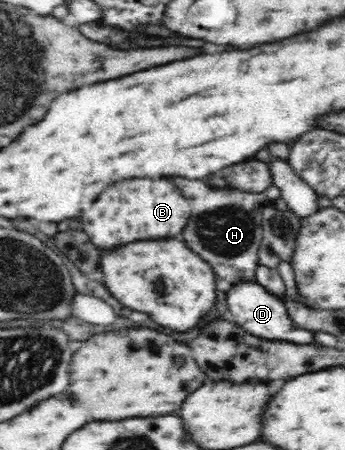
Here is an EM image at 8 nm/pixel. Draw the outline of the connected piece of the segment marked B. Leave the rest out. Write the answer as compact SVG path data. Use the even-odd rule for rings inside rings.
M136 178L132 182L116 182L106 190L82 216L82 228L92 244L112 250L136 240L158 240L180 234L190 218L190 204L170 180ZM108 194L124 194L122 198L108 198Z

